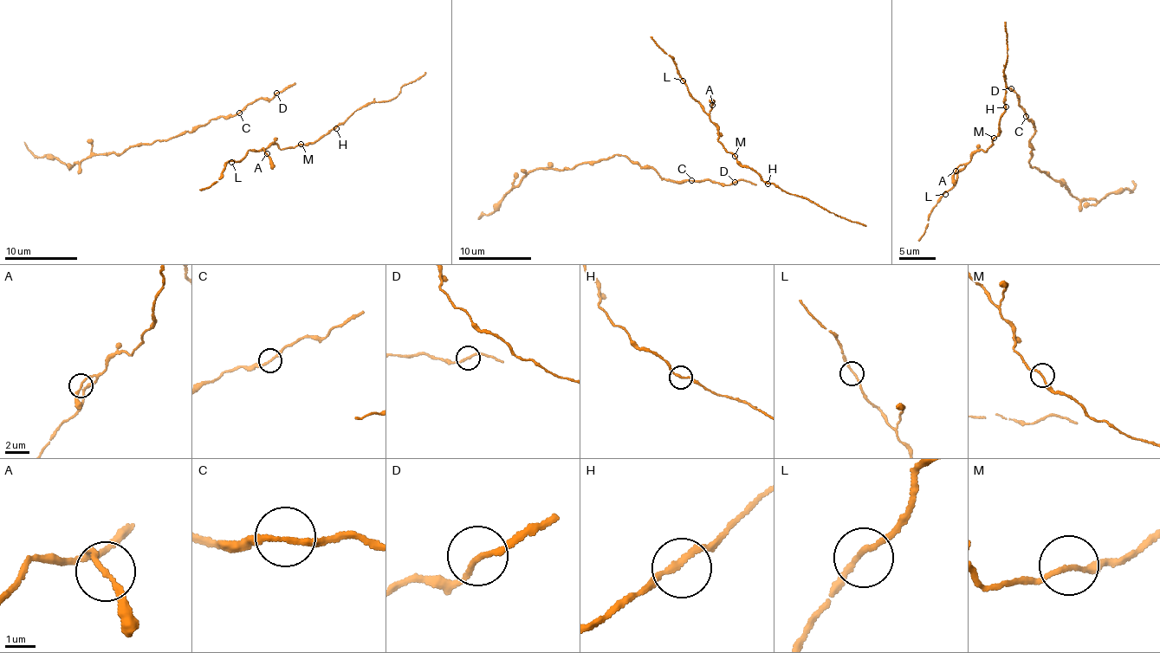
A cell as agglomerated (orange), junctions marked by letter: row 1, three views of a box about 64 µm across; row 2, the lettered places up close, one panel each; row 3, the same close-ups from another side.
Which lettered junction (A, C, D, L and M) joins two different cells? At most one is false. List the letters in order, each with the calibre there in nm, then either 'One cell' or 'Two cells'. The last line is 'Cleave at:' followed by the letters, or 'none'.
A: Thickness 150 nm. One cell
C: Thickness 170 nm. One cell
D: Thickness 170 nm. One cell
L: Thickness 160 nm. One cell
M: Thickness 140 nm. Two cells
Cleave at: M

